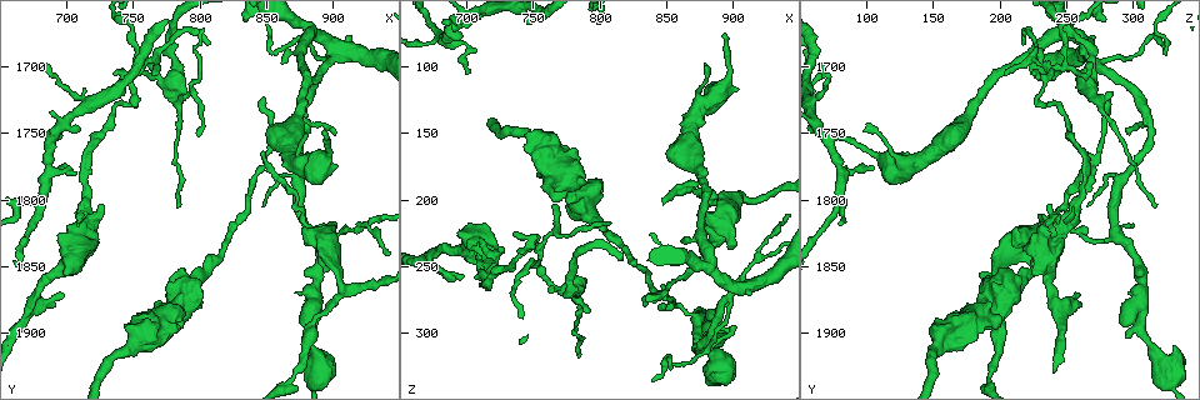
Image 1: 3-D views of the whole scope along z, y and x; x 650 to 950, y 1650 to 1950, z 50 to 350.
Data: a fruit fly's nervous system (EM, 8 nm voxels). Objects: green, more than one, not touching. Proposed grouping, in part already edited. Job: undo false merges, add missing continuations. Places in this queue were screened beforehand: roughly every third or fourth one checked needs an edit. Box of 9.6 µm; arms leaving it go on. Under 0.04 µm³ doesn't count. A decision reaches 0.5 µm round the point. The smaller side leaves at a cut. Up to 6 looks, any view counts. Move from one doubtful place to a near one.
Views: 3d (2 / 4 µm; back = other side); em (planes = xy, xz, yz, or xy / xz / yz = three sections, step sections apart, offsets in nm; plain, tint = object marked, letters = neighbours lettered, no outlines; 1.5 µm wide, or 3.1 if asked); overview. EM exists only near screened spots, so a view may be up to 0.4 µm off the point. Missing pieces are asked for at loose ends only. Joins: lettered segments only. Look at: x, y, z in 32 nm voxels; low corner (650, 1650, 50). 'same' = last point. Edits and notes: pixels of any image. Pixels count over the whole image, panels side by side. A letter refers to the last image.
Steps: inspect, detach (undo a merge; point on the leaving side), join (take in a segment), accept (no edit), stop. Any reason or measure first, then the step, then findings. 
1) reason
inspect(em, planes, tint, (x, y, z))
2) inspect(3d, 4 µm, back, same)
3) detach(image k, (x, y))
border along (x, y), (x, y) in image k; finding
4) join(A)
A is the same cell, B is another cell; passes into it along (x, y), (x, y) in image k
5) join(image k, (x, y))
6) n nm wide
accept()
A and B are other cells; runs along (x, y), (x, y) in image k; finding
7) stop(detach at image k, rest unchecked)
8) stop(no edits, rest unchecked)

abrupt turn
inspect(em, yz, step 8, letters, (752, 1722, 226))

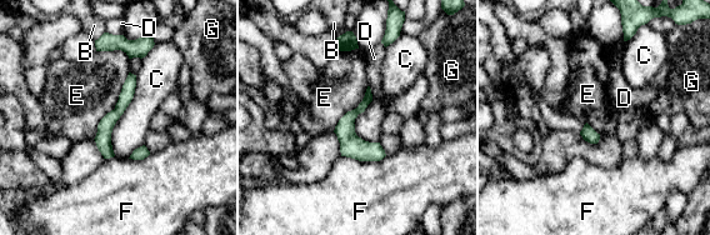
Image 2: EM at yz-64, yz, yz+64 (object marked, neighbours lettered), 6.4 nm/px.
90 nm wide
accept()
B, C, D, E, F and G are other cells; border along (129, 73), (94, 139) in image 2; all the same cell

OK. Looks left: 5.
free end
inspect(3d, 2 µm, (724, 1802, 238))

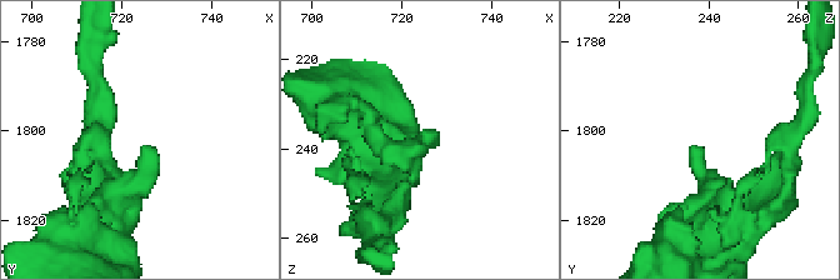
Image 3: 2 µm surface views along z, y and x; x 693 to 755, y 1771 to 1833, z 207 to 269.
inspect(em, planes, letters, (724, 1804, 237))

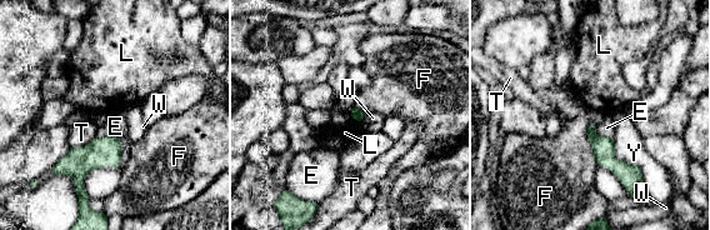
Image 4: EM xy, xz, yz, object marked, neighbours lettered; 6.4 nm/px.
accept()
E, F, L, T, W and Y are other cells; runs along (591, 129), (604, 153), (633, 175) in image 4; no lettered segment goes on from it

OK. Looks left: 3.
sharp bend
inspect(3d, 4 µm, (748, 1670, 248))

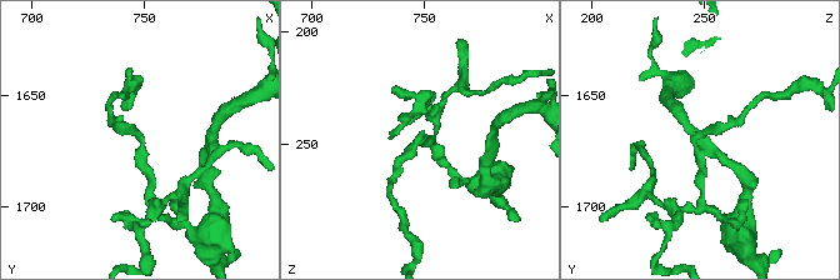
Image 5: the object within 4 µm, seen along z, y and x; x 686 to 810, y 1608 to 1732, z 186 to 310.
now the EM
inspect(em, yz, step 8, tint, (748, 1669, 248))

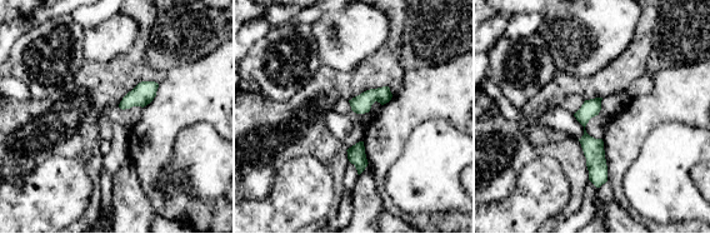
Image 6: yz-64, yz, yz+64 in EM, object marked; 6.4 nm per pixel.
cut it another way
inspect(em, planes, letters, same)

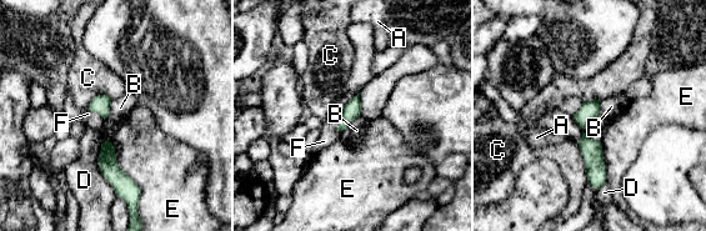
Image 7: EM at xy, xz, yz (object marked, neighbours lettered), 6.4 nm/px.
E touches over 420 nm
accept()
A, B, C, D, E and F are other cells; runs along (596, 103), (582, 116), (596, 185) in image 7; continuous, no second cell

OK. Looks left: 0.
stop(no edits, rest unchecked)

